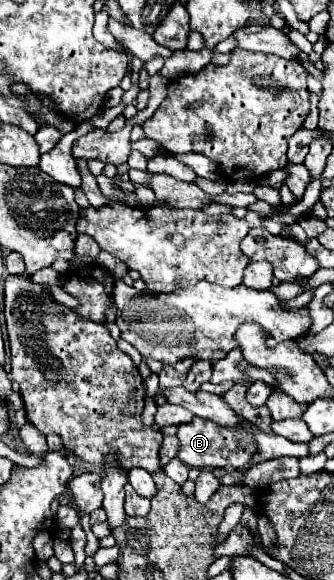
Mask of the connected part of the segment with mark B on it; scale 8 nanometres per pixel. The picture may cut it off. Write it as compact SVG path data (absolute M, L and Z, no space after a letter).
M195 417L187 425L179 425L177 429L177 439L179 439L179 459L187 467L225 467L231 465L233 469L243 467L245 463L251 461L251 455L255 453L255 441L253 435L247 433L243 427L221 427L209 419L199 419Z

